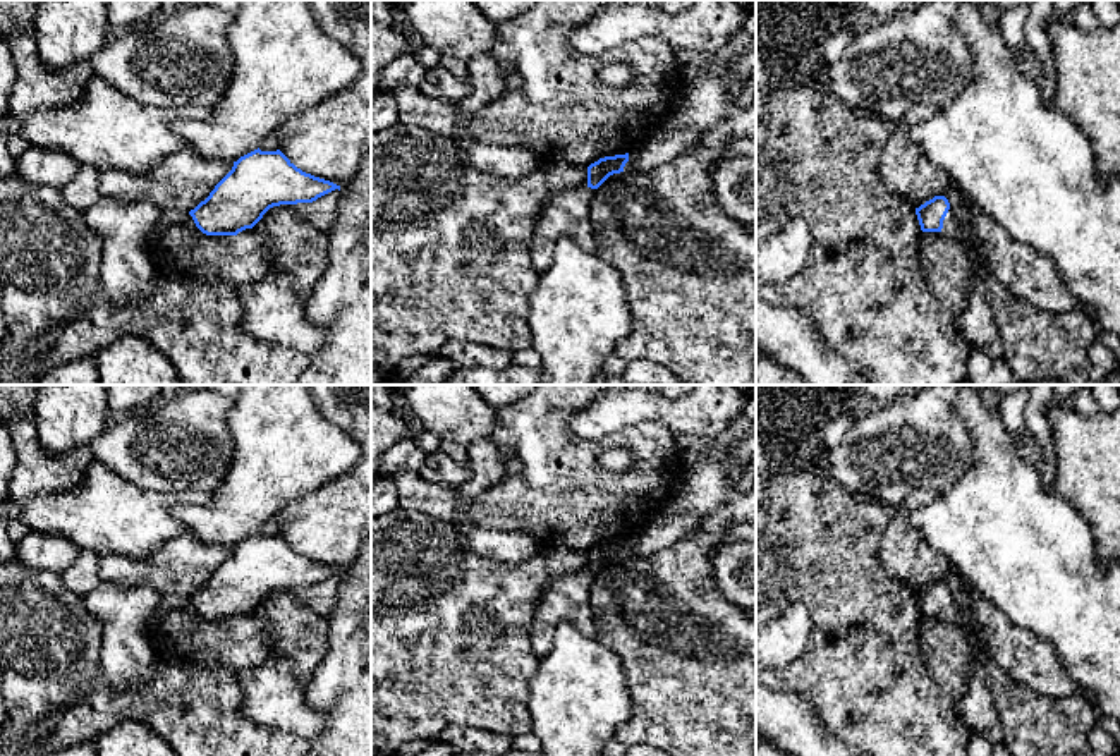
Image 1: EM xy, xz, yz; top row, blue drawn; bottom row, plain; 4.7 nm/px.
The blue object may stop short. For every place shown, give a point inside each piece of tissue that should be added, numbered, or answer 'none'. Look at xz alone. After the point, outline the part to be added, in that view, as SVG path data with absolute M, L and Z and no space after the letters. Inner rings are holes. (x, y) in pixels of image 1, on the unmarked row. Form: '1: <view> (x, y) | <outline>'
1: xz (567, 598) | M579 570L562 576L545 588L531 624L531 649L538 658L548 655L553 632L563 622L575 625L584 636L598 639L589 607L593 579L594 574Z

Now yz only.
1: yz (1029, 660) | M950 593L941 619L962 629L976 629L989 658L1012 679L1038 694L1050 698L1080 694L1050 643L1013 625L1000 610L977 594L969 596L969 603L962 607Z

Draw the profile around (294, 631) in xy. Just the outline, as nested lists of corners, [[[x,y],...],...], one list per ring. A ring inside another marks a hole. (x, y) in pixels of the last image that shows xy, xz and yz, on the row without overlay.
[[[294,589],[270,593],[246,615],[261,615],[266,620],[263,637],[275,651],[273,656],[290,660],[294,675],[307,684],[328,651],[328,617],[306,607]]]

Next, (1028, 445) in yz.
[[[1010,433],[1012,435],[1012,440],[1019,450],[1019,454],[1036,464],[1038,459],[1043,455],[1043,448],[1039,445],[1039,442],[1032,436],[1032,435],[1019,435],[1019,433]]]

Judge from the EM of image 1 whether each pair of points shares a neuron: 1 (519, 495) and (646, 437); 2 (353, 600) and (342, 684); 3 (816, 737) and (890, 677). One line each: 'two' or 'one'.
1: one
2: one
3: two

